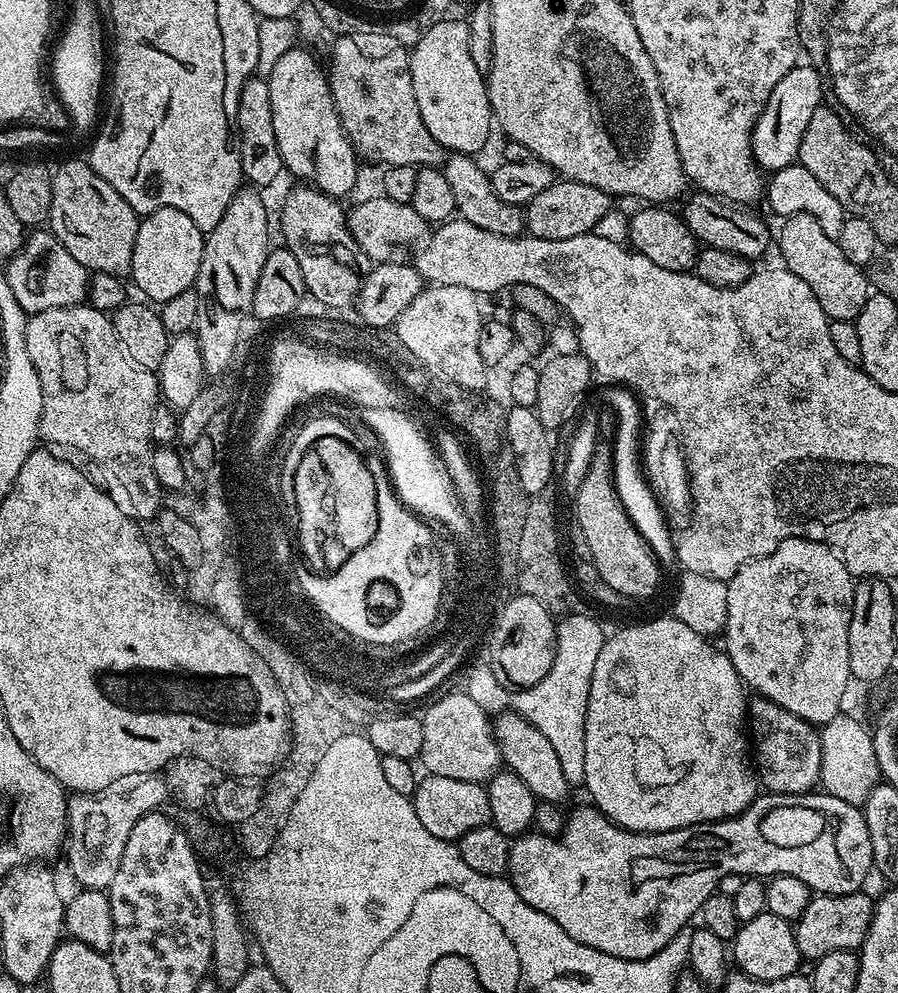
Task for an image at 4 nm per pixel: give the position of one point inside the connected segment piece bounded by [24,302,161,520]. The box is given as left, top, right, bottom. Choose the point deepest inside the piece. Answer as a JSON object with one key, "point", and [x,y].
{"point":[93,396]}

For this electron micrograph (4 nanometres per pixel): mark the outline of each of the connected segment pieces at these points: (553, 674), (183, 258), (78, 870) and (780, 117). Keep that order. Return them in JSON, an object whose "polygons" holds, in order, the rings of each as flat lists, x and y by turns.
{"polygons":[[[596,619,590,624,590,664,554,664,542,682,529,688,509,691,488,666,476,668,468,676,468,696,474,698,474,702,478,702,484,712,499,714,511,709,526,718,526,722,538,726,542,734,546,734,558,754,563,773,572,786,583,785,586,778,586,710,590,698,590,674,594,674,590,668,594,668,592,662,598,662,598,650,602,650,605,639,603,623]],[[159,208,147,213,138,226,138,238,134,238,134,258,130,273,130,280,136,283,137,290,144,295,141,297,147,298,153,305,159,306,165,304,170,298,182,294,182,290,193,287,199,263,202,262,205,237,205,233,201,232,198,226,194,226,194,222,190,222,190,218,186,218,186,214,182,214,182,210]],[[155,772,146,774,126,774,126,778,118,778,101,792,77,792,67,797,68,830,66,833,66,853,68,852,68,868,74,879,80,883,81,889,99,888,107,890,118,871,122,852,126,847,130,832,145,813,157,811,164,799,169,799,170,791,165,784,165,777]],[[805,62,797,63,770,90,770,98,758,118,752,131,752,153,756,165,765,173,771,174,782,170,786,166,797,163,802,146,802,134,806,134,806,126,810,126,810,118,814,118,814,110,822,106,820,100,826,96,826,84,820,76]]]}

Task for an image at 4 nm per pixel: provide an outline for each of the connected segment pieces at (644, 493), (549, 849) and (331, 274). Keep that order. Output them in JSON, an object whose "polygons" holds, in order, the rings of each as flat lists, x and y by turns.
{"polygons":[[[612,386,608,392,608,396,612,399,611,407,614,409,618,423,616,426,616,438,614,441,614,459,616,461,616,489,622,498,622,506,630,514,630,518,634,522,634,526,646,537,649,537,648,544,652,547,652,552,659,560,661,569,675,569,676,549,673,533,664,536,664,529,660,528,660,520,665,517,665,513,656,516,656,509,652,508,652,502,656,498,649,481,646,479,645,473,642,471,642,460,638,455,638,437,642,432,642,412,640,416,640,408,636,405,637,397,630,394,629,389,624,386]],[[823,790,810,792,769,792,757,795,745,812,739,812,729,820,714,820,710,824,692,824,689,828,672,828,668,832,631,832,620,828,612,820,607,820,600,813,599,808,587,806,588,808,576,808,569,811,566,816,564,831,559,836,544,836,541,832,529,830,522,836,515,837,511,841,508,850,507,879,512,881,512,889,534,910,554,918,574,942,582,946,590,946,594,950,602,950,602,954,610,954,614,958,626,958,627,960,641,960,658,954,672,939,684,928,689,927,694,917,699,913,700,907,710,898,712,893,717,891,719,882,726,875,740,875,745,878,771,878,774,876,793,876,802,878,806,886,812,889,813,893,825,896,841,896,851,892,861,891,865,887,864,879,868,871,873,871,872,851,870,850,870,830,864,821,864,813,857,805,850,802,842,802,842,798,834,798,830,793]],[[296,186,292,193,284,200,280,208,280,232,284,235,283,243,298,258,298,267,302,270,304,286,309,297,313,296,316,304,324,304,328,310,344,308,353,303,360,293,362,277,365,275,366,257,364,251,348,229,346,208,343,208,339,199,327,196,325,192,311,186]]]}

